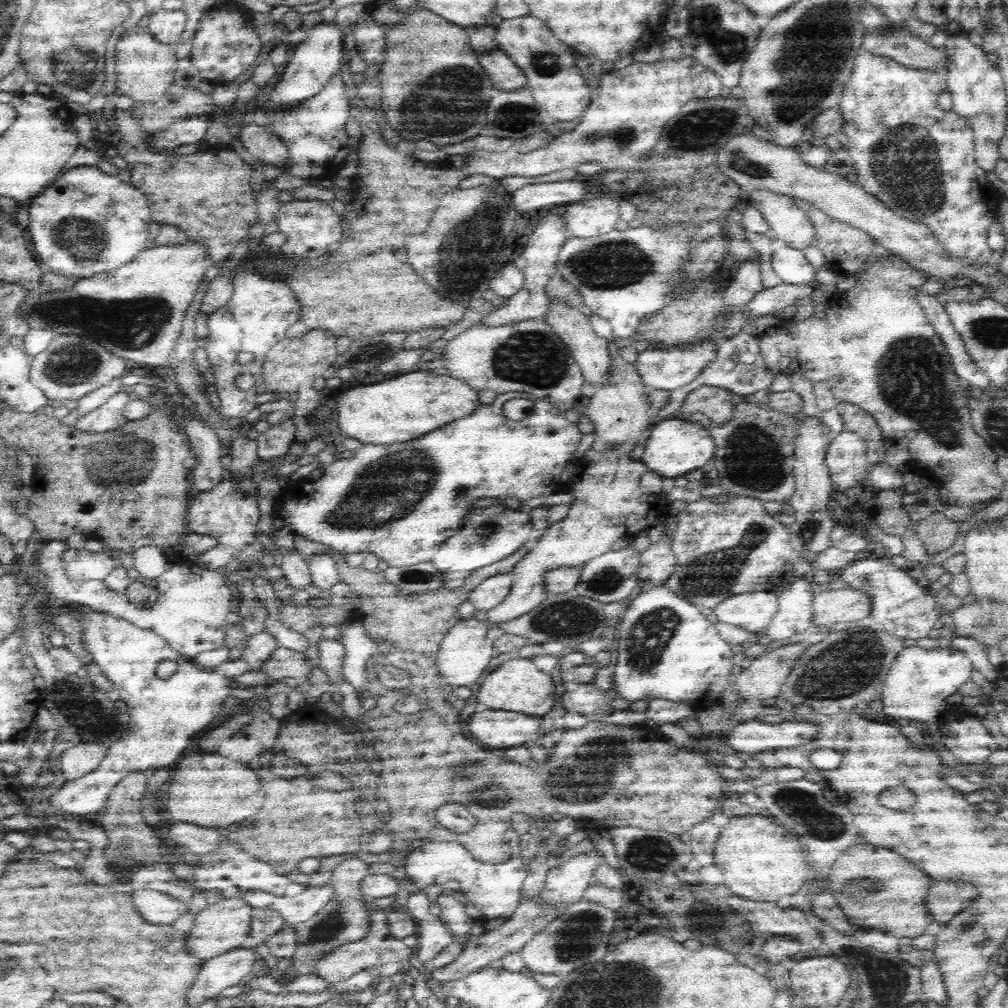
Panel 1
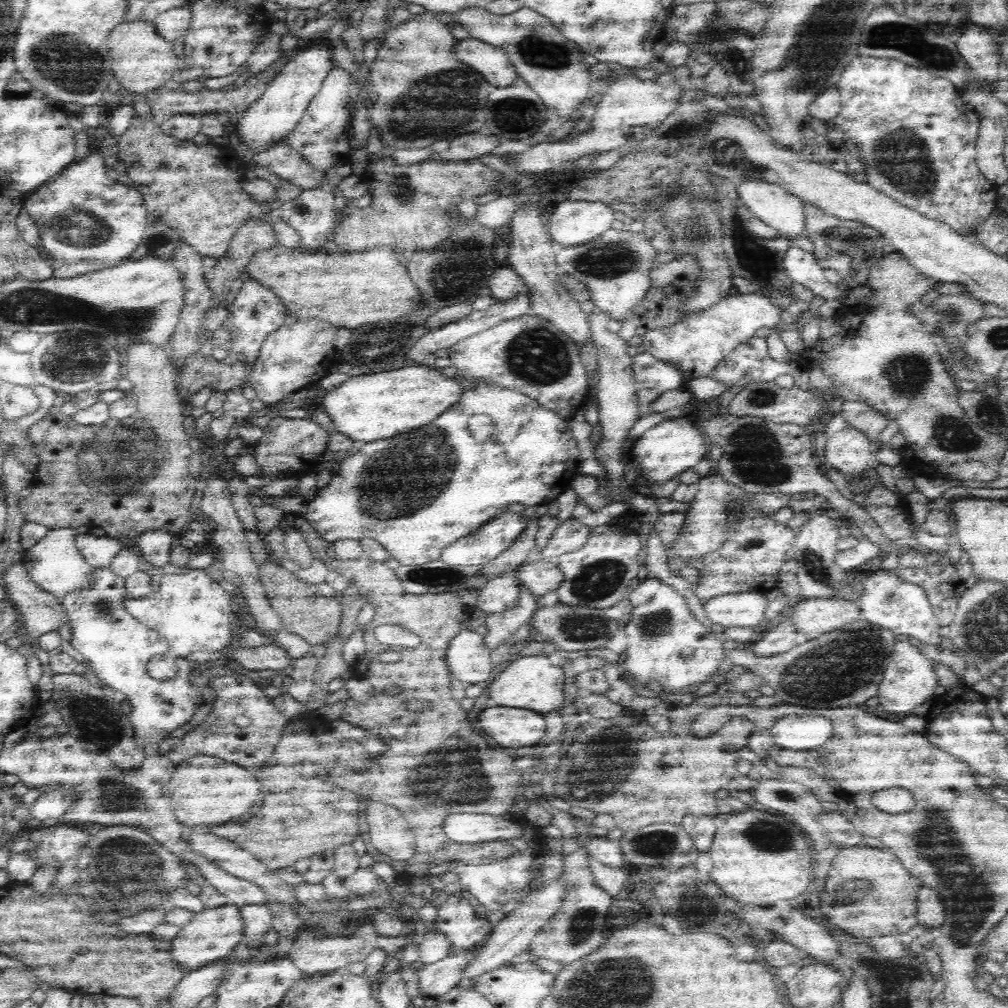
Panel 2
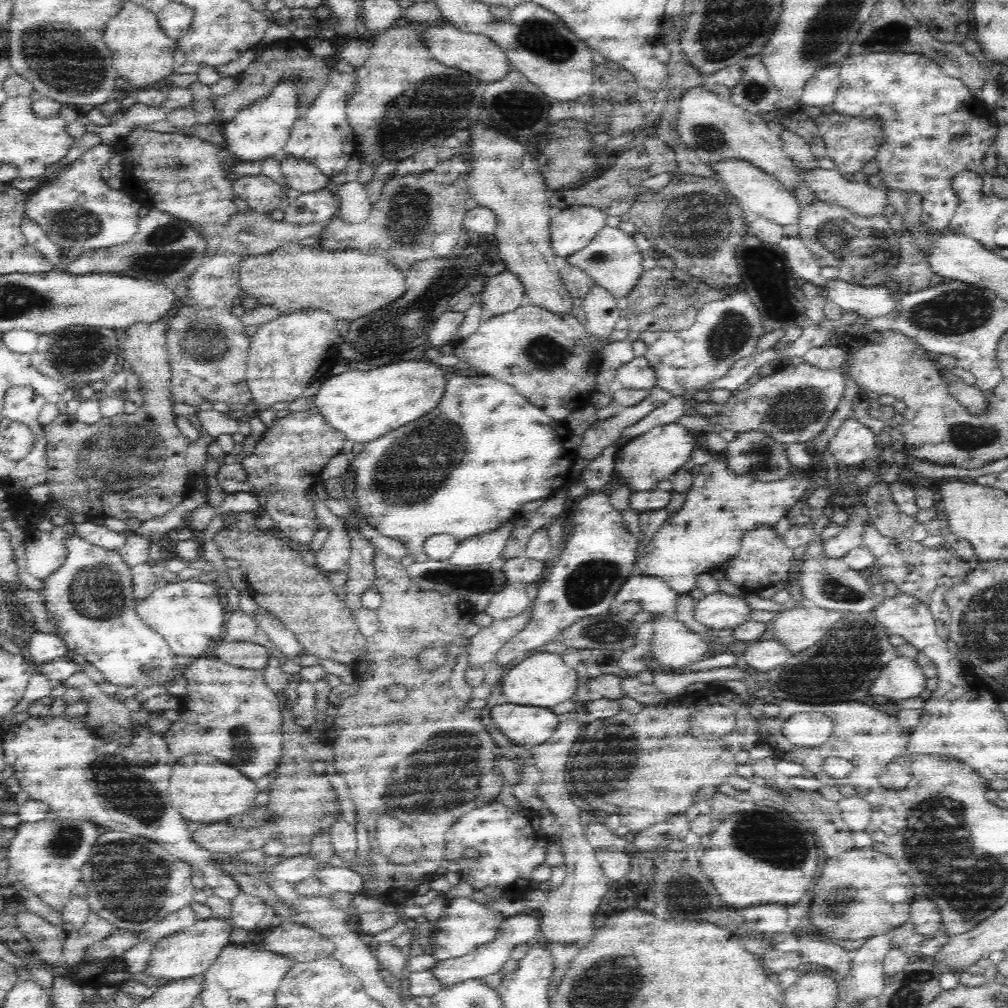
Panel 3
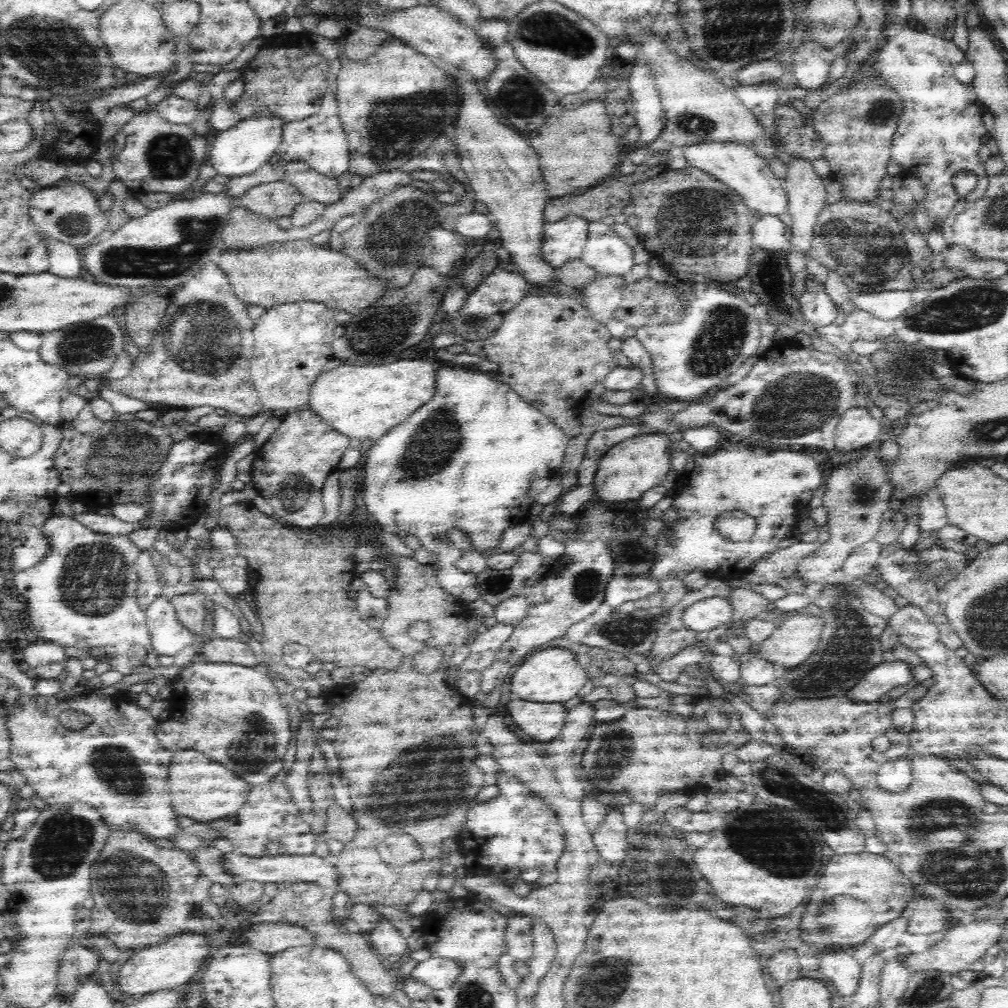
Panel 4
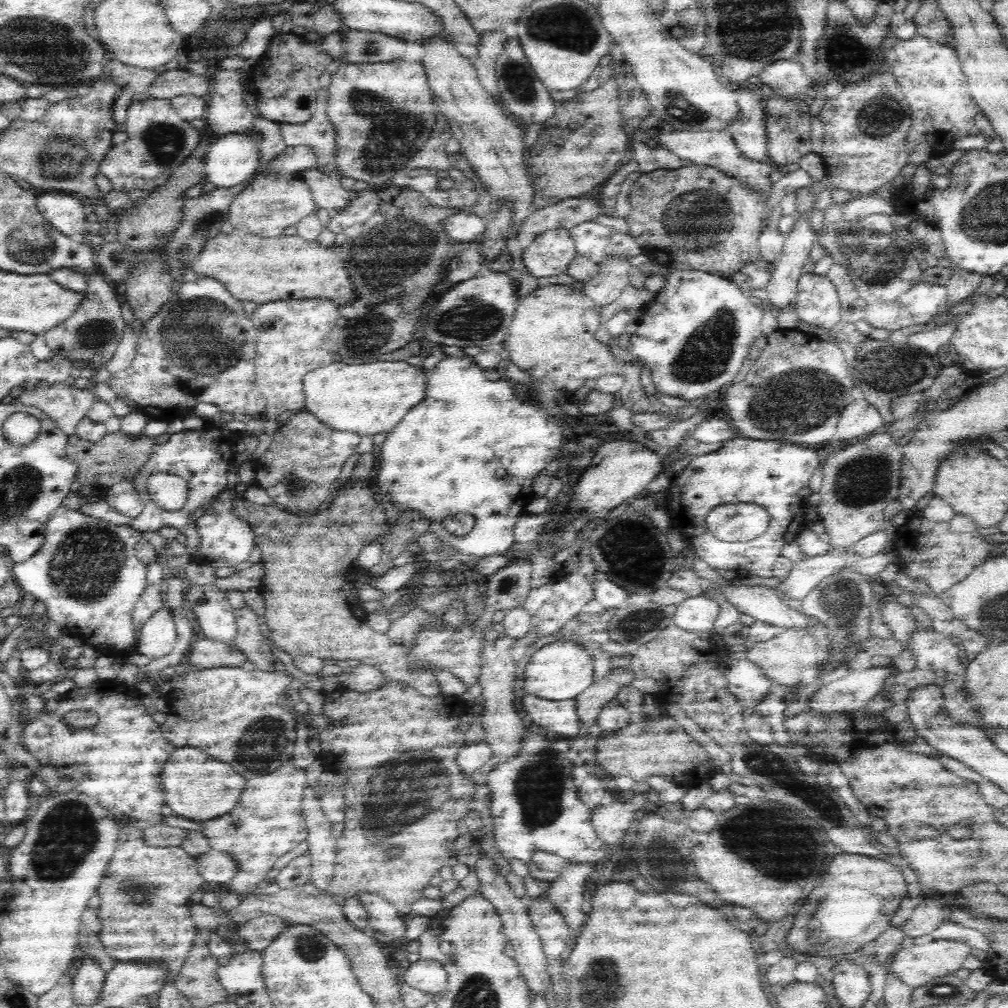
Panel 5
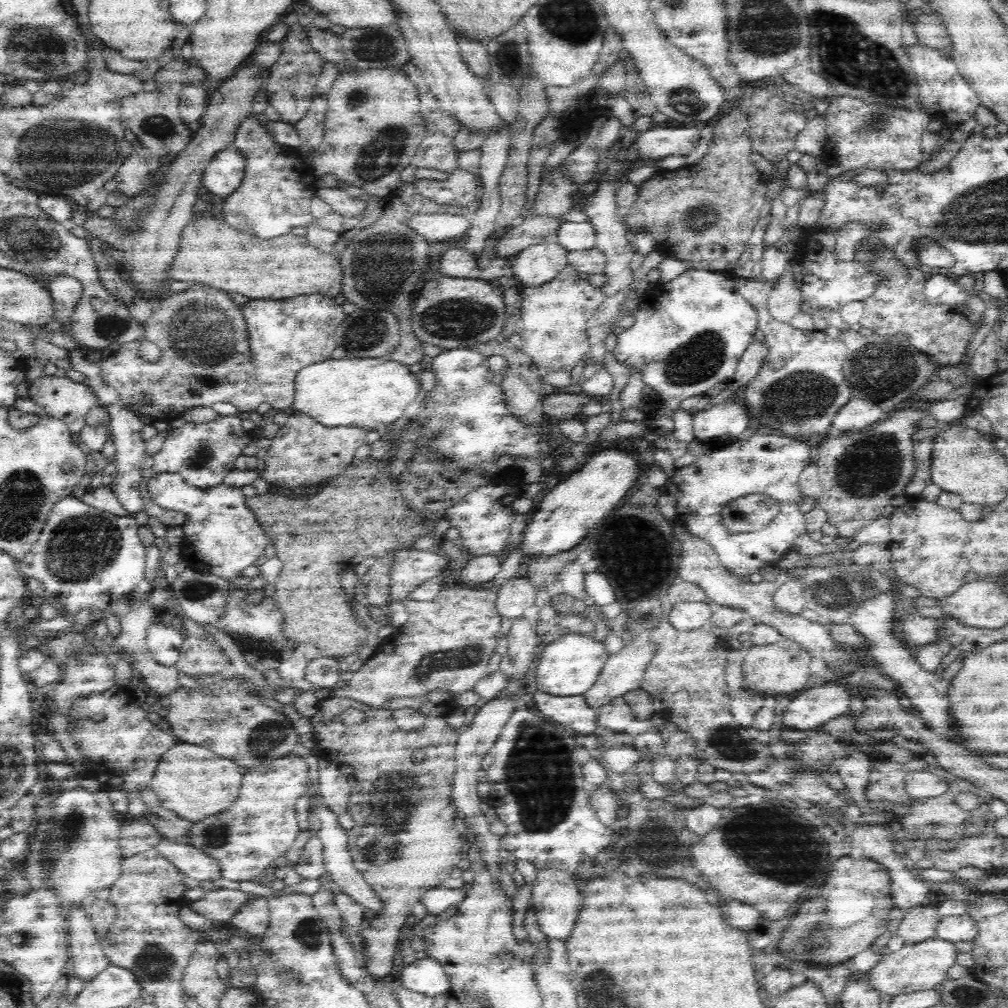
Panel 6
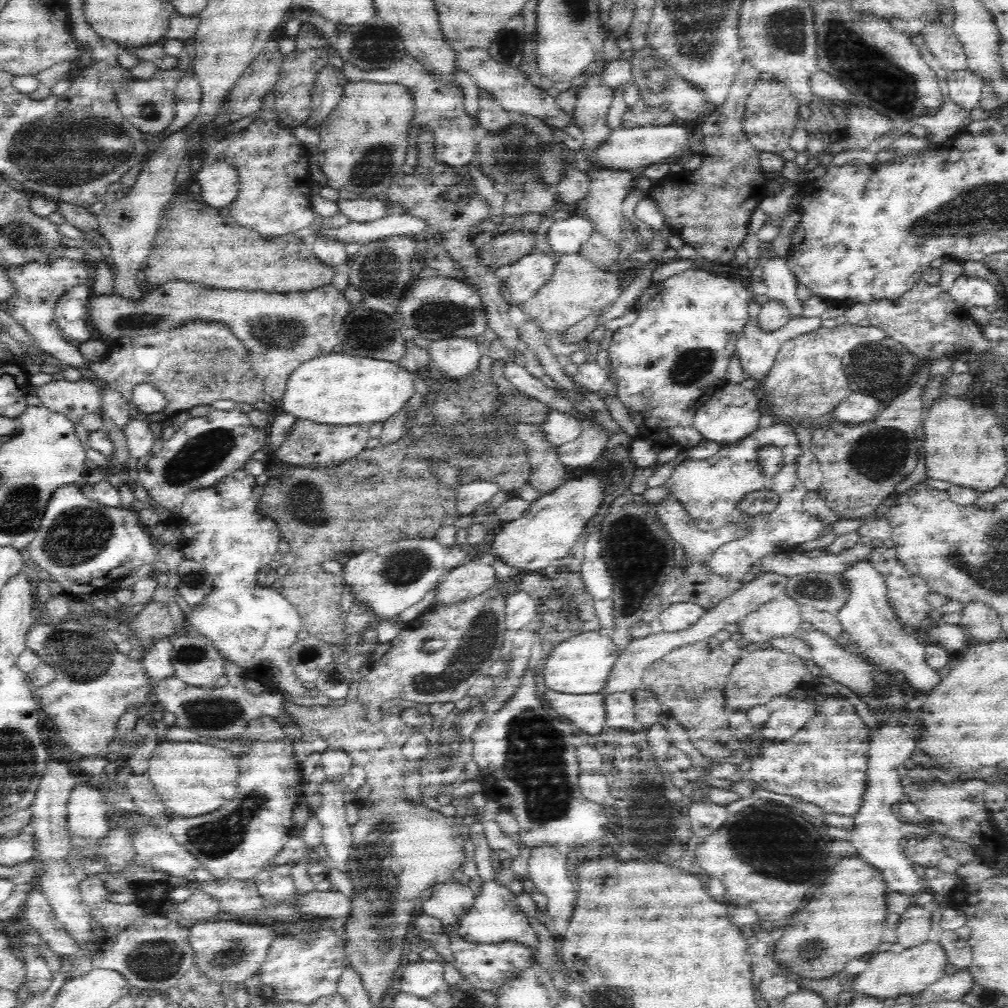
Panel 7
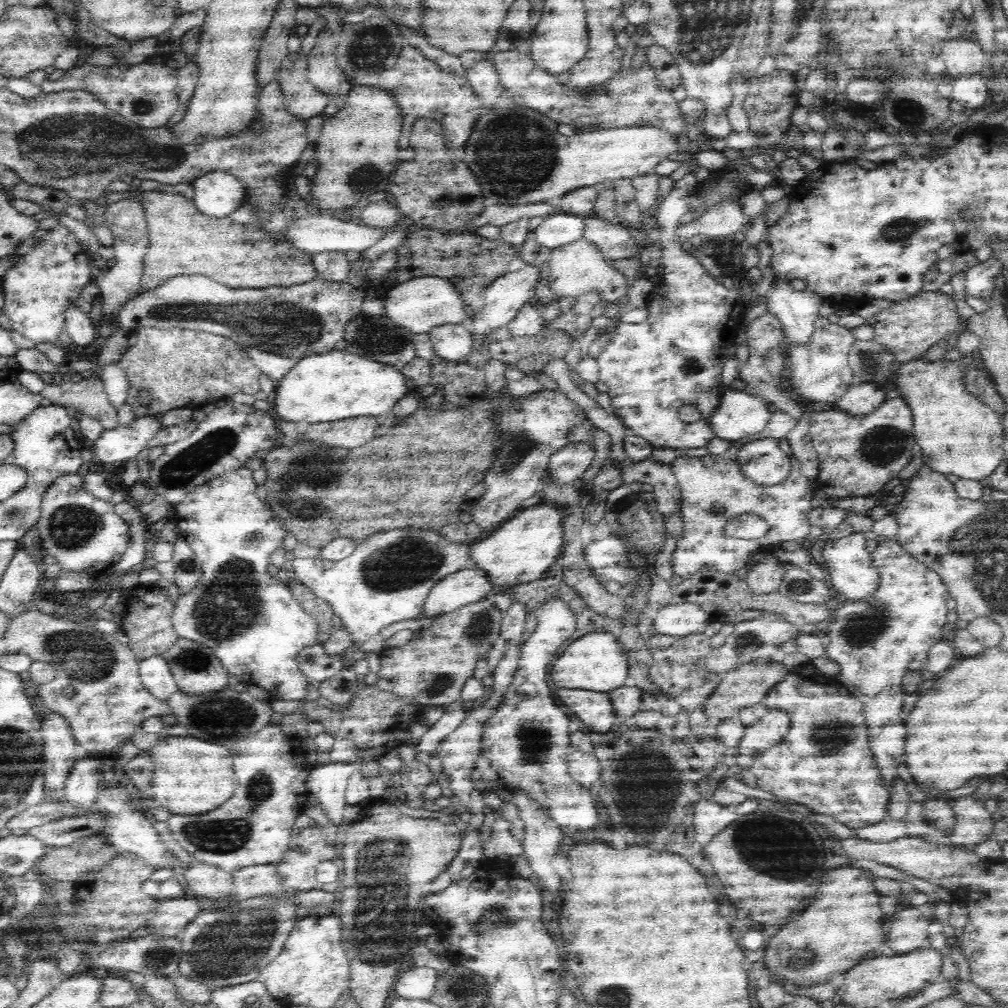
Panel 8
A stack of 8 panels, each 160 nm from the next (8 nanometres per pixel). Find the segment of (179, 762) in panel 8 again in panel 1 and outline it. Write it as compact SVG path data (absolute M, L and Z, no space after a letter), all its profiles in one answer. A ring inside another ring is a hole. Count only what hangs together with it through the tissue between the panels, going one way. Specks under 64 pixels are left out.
M201 752L196 756L188 756L178 764L178 770L172 778L172 784L168 788L168 802L166 808L174 820L190 822L204 828L226 828L230 824L242 822L252 816L252 812L258 812L264 804L264 790L260 786L260 780L256 772L248 766L253 763L242 763L234 759L216 753Z

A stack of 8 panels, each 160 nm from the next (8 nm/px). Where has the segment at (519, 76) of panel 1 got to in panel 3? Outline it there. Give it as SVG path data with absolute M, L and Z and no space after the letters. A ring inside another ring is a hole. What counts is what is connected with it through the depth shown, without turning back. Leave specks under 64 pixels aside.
M448 23L444 26L428 25L428 29L425 30L425 41L435 60L446 66L470 73L480 82L500 82L511 71L507 54L486 35L466 33Z

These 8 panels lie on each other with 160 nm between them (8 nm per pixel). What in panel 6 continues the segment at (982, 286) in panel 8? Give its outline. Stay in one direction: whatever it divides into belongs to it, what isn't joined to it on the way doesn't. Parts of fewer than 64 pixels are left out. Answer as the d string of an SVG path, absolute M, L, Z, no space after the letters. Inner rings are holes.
M942 274L930 275L922 290L924 299L930 305L944 305L945 307L957 307L965 304L968 294L958 283L952 282L949 276Z

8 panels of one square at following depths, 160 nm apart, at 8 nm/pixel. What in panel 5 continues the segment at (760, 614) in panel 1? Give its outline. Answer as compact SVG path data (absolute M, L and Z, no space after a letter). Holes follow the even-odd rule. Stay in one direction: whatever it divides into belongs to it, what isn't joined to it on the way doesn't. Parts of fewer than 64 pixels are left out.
M704 595L687 598L681 602L675 610L673 622L676 623L682 630L693 633L712 633L713 624L717 621L720 614L720 605L714 602L711 598Z

